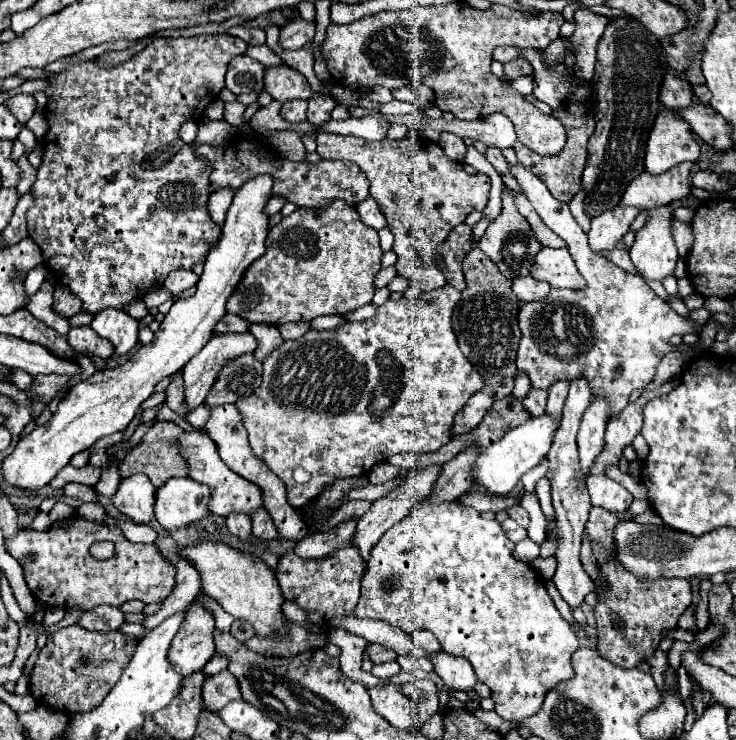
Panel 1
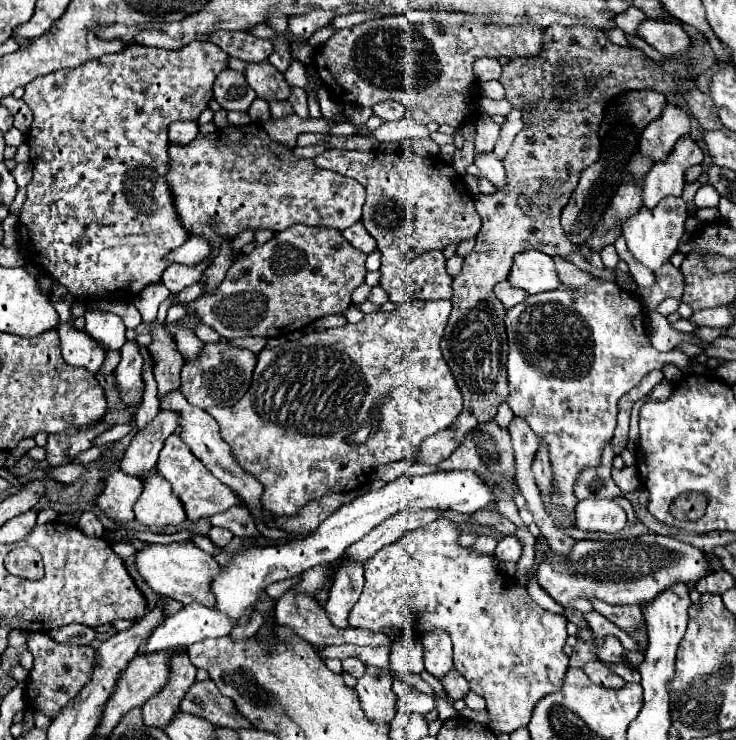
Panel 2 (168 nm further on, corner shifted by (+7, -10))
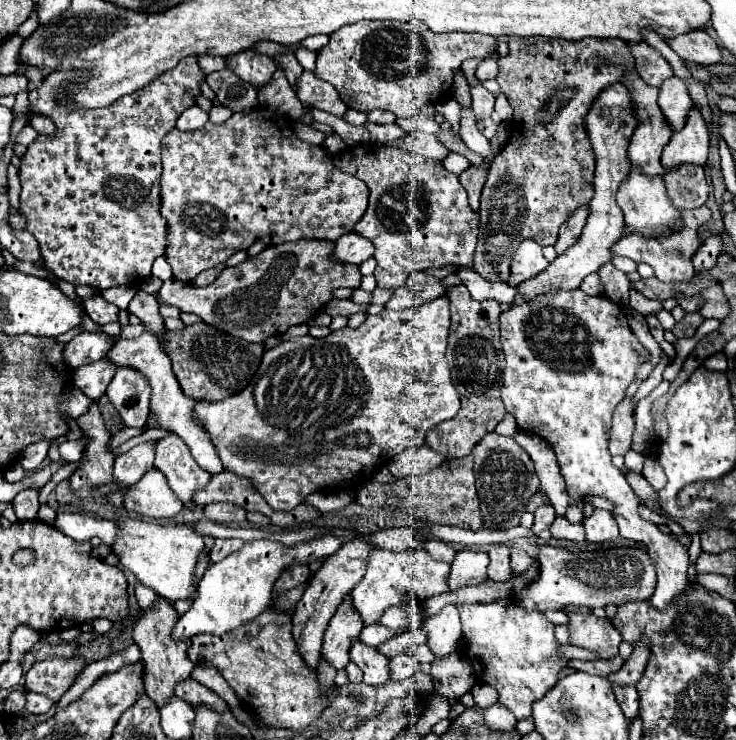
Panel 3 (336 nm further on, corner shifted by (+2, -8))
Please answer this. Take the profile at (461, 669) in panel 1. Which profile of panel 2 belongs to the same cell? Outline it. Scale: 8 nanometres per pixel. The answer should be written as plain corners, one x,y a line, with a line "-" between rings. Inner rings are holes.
425,632
421,636
425,652
425,670
435,678
445,676
453,668
453,650
447,632

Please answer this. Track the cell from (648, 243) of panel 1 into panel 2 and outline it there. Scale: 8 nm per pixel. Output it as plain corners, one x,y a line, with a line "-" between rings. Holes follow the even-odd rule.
665,196
665,200
661,200
661,204
657,204
657,208
645,208
641,206
637,210
637,216
631,216
625,224
623,224
623,238
627,240
627,248
629,252
647,268
657,270
663,266
663,262
669,260
669,256
673,256
677,252
677,244
679,238
685,232
685,220
687,220
689,212
687,206
683,202
683,198
677,196

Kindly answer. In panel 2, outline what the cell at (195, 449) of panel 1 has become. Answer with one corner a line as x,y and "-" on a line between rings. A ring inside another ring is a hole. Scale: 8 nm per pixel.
171,434
165,440
165,446
163,446
163,450
159,454
159,462
157,462
157,472
165,480
169,480
169,484
173,488
173,494
181,500
181,504
183,504
185,514
187,514
189,520
197,520
197,518
203,518
203,516
213,516
217,512
225,512
227,508
239,504
237,494
233,494
229,490
229,486
217,482
217,478
213,478
209,474
209,470
203,468
197,458
193,458
193,454
189,452
189,448
175,434

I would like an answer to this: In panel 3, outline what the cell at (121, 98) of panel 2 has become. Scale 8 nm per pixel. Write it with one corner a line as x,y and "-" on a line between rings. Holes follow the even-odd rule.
192,54
182,58
182,62
178,62
176,68
166,70
164,74
160,74
158,78
154,78
154,82
150,82
150,86
146,86
146,90
138,90
134,94
128,94
126,98
118,98
118,102
112,102
110,106
104,108
94,108
94,110
82,110
82,108
74,108
70,94
66,92
68,84
74,82
86,82
90,74
86,70
54,70
52,74
48,74
42,80
42,86
36,90
28,92
28,100
30,106
34,110
40,110
44,116
48,116
54,124
56,124
56,134
54,136
46,136
40,134
36,142
32,142
26,150
26,154
22,156
22,164
20,164
20,182
22,182
22,192
20,192
20,212
26,216
26,230
30,234
34,234
34,238
40,244
40,254
42,260
46,264
46,268
50,272
54,272
58,278
80,286
80,284
88,284
88,286
96,286
98,290
106,290
106,288
114,288
114,286
134,286
140,288
142,282
146,278
150,278
150,270
152,270
152,262
164,254
166,244
168,244
168,222
162,218
160,214
160,174
162,174
162,164
160,164
160,152
162,152
162,140
168,132
172,132
176,128
176,120
178,116
188,108
196,104
196,96
200,96
200,84
206,80
206,74
202,72
202,68
198,66
198,56

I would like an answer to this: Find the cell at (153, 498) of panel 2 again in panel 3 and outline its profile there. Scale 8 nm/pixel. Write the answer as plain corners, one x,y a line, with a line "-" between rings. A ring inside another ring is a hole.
154,468
130,488
130,494
126,494
124,508
128,512
136,512
138,516
172,518
182,510
182,502
174,498
166,476

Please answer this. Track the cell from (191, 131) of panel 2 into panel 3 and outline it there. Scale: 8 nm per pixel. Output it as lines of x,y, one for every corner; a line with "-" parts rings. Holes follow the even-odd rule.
192,106
180,114
176,128
182,132
194,132
200,130
206,122
208,122
208,112
204,112
200,106

